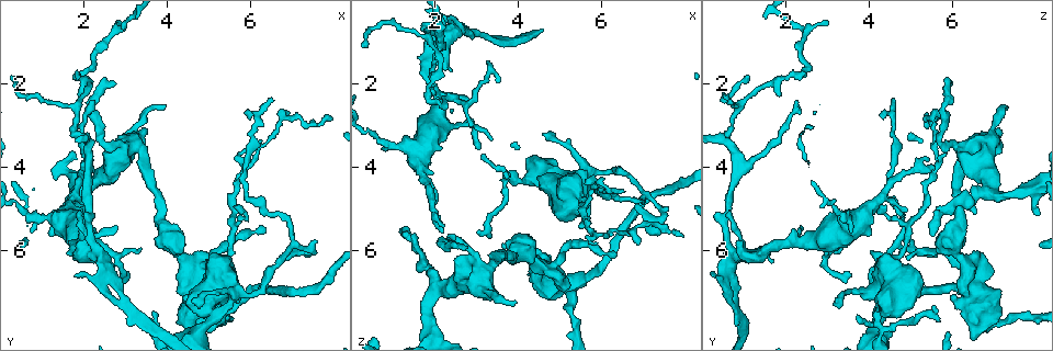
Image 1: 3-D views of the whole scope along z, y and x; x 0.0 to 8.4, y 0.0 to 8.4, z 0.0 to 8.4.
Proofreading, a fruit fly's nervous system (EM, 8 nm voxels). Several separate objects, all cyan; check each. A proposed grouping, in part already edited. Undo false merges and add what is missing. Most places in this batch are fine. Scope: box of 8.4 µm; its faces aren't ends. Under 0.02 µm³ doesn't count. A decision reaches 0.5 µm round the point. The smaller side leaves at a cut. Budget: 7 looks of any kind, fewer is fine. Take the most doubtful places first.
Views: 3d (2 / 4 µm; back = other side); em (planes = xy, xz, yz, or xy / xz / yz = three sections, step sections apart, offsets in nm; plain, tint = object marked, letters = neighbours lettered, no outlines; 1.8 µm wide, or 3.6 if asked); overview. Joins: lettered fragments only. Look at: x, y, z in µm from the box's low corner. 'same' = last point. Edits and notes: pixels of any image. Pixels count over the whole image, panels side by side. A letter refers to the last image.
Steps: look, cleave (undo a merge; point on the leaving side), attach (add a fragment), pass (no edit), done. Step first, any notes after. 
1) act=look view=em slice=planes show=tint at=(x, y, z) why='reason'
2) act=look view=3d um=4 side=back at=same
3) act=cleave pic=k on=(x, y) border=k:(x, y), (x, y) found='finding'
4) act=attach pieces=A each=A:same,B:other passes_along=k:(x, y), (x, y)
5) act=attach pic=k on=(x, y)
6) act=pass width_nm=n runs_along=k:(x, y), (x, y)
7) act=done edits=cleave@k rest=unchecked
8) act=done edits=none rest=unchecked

act=look view=em slice=planes show=tint at=(2.30, 6.10, 0.90) why='three-way junction'

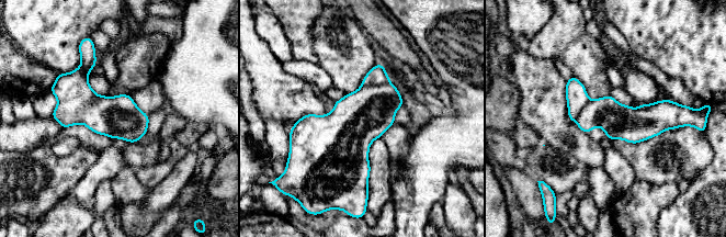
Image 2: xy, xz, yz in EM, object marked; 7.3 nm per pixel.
act=look view=em slice=planes show=letters at=same

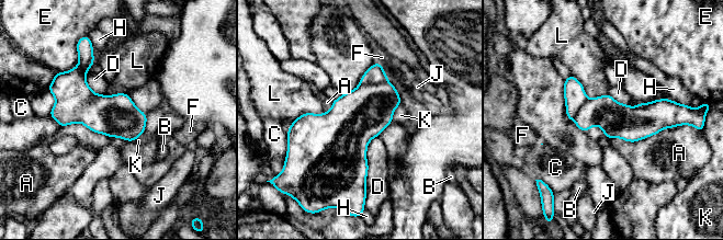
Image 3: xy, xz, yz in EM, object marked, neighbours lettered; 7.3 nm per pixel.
act=pass each=A:other,B:other,C:other,D:other,E:other,F:other,H:other,J:other,K:other,L:other runs_along=3:(566, 82), (609, 115), (671, 112) found='all the same neuron'

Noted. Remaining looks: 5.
act=look view=em um=3.6 slice=xy step=8 show=tint at=(5.00, 7.70, 4.10) why='a narrow waist'

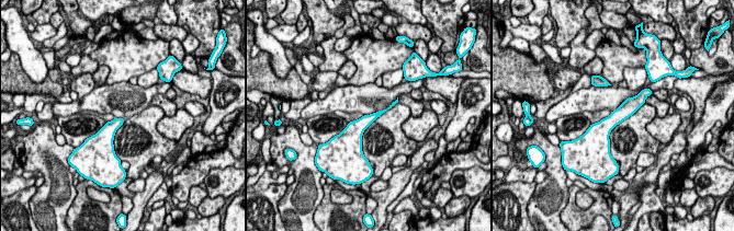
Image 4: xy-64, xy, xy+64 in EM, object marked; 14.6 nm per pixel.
act=look view=em um=3.6 slice=planes show=letters at=same why='another direction'

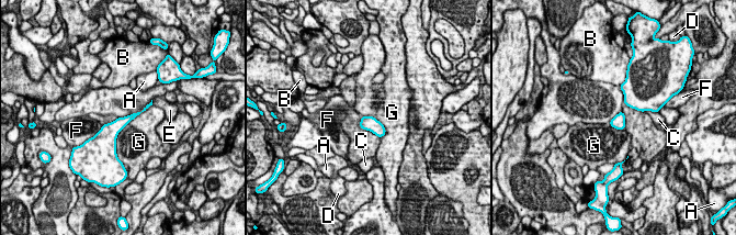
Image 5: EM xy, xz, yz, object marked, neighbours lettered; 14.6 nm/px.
act=pass each=A:other,B:other,C:other,D:other,E:other,F:other,G:other found='one neuron here'

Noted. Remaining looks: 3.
act=look view=3d um=2 side=back at=(3.10, 7.25, 5.50) why='tapers out'

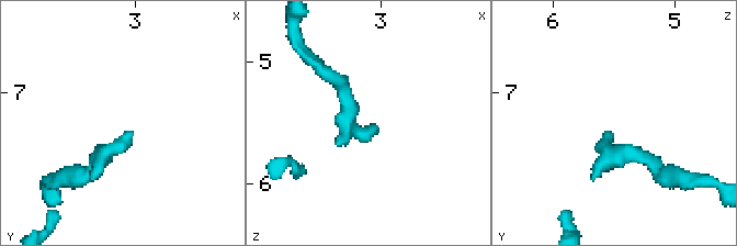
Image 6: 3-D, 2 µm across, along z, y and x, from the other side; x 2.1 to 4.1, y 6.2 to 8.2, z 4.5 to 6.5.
act=look view=em slice=xz step=8 show=letters at=(3.06, 7.34, 5.54) why='shape alone is not enough'

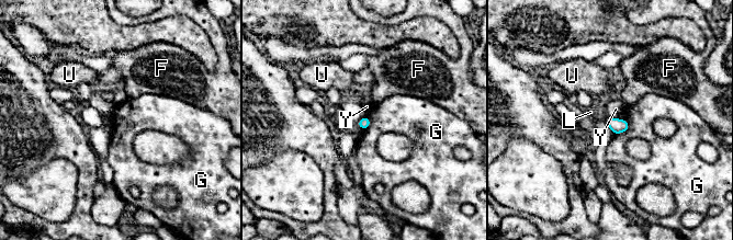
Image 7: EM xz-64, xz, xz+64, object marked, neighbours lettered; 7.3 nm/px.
act=look view=em slice=planes show=letters at=same why='cut it another way'

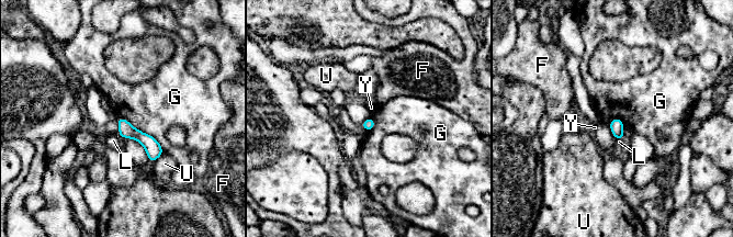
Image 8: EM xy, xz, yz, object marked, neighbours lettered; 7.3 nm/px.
act=pass each=F:other,G:other,L:other,U:other,Y:other found='no lettered fragment goes on from it'

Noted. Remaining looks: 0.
act=done edits=none rest=unchecked

